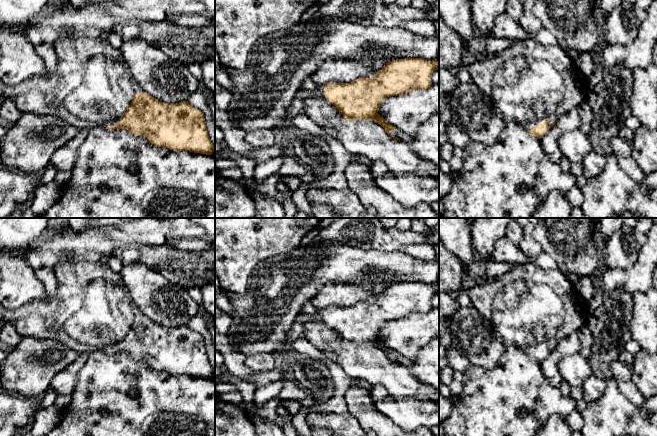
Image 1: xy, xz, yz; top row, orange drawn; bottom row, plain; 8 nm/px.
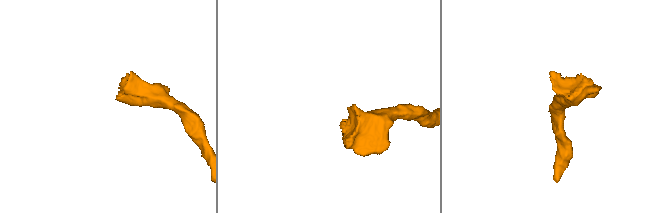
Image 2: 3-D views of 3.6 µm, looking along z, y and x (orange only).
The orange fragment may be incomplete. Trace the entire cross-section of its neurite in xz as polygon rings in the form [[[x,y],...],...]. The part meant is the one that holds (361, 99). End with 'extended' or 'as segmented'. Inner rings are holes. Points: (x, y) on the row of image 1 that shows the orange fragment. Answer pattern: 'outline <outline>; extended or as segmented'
outline [[[396,59],[388,62],[372,78],[316,86],[314,93],[332,103],[345,121],[373,120],[390,135],[395,127],[378,114],[382,101],[415,89],[428,89],[432,85],[431,75],[438,69],[439,61]]]; extended

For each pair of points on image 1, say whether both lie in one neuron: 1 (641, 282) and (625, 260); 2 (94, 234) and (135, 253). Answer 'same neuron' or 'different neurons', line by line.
1: different neurons
2: different neurons

